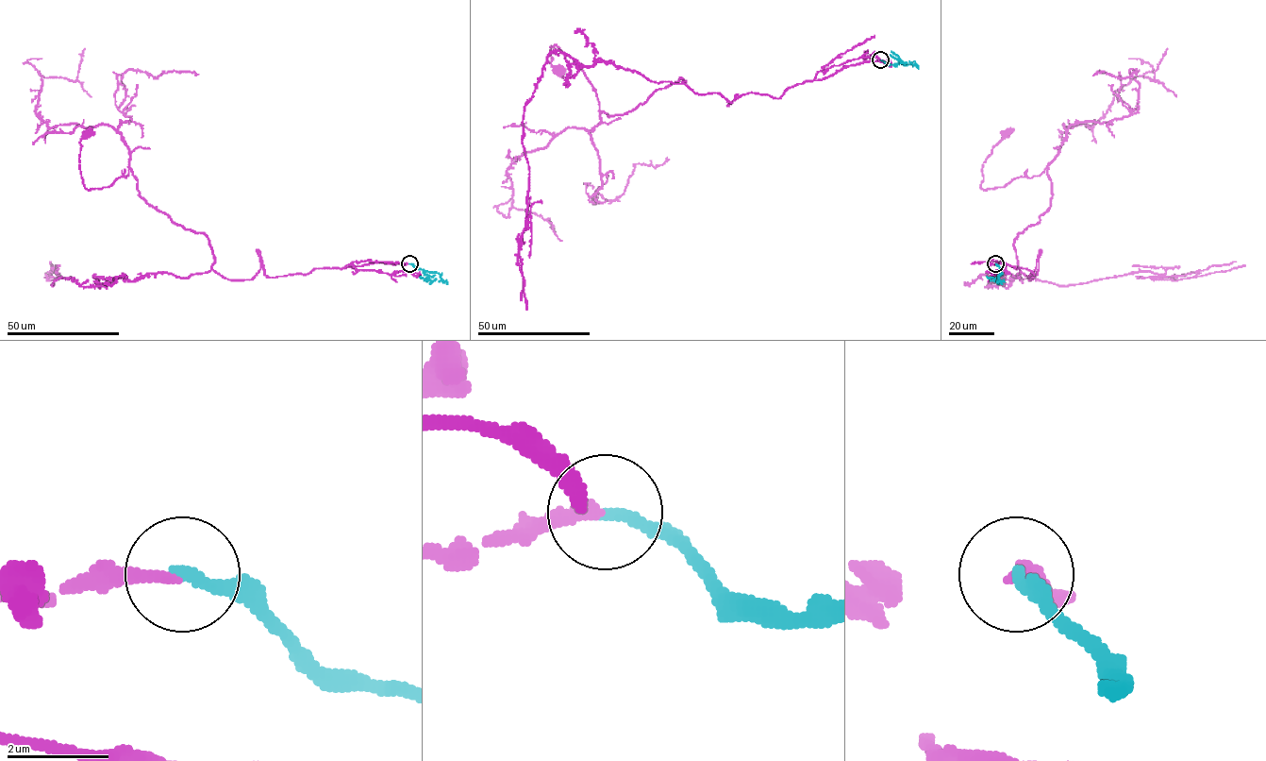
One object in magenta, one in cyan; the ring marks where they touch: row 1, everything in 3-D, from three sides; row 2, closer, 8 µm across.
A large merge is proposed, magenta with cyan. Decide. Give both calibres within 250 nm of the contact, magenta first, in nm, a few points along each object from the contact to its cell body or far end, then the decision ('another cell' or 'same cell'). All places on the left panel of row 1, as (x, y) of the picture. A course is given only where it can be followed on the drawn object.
220/240 nm | magenta via (409, 263), (268, 277), (260, 259), (224, 278), (130, 168), (85, 187), (88, 132) | cyan via (409, 263), (438, 273), (448, 282) | another cell

